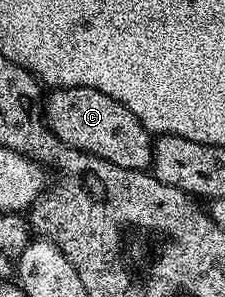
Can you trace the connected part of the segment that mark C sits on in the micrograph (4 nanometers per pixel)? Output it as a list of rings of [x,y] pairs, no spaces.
[[[53,89],[44,100],[44,119],[54,137],[69,148],[112,162],[112,166],[139,170],[151,167],[154,152],[152,134],[142,125],[140,118],[128,110],[128,106],[108,98],[108,94],[100,94],[100,90]]]

